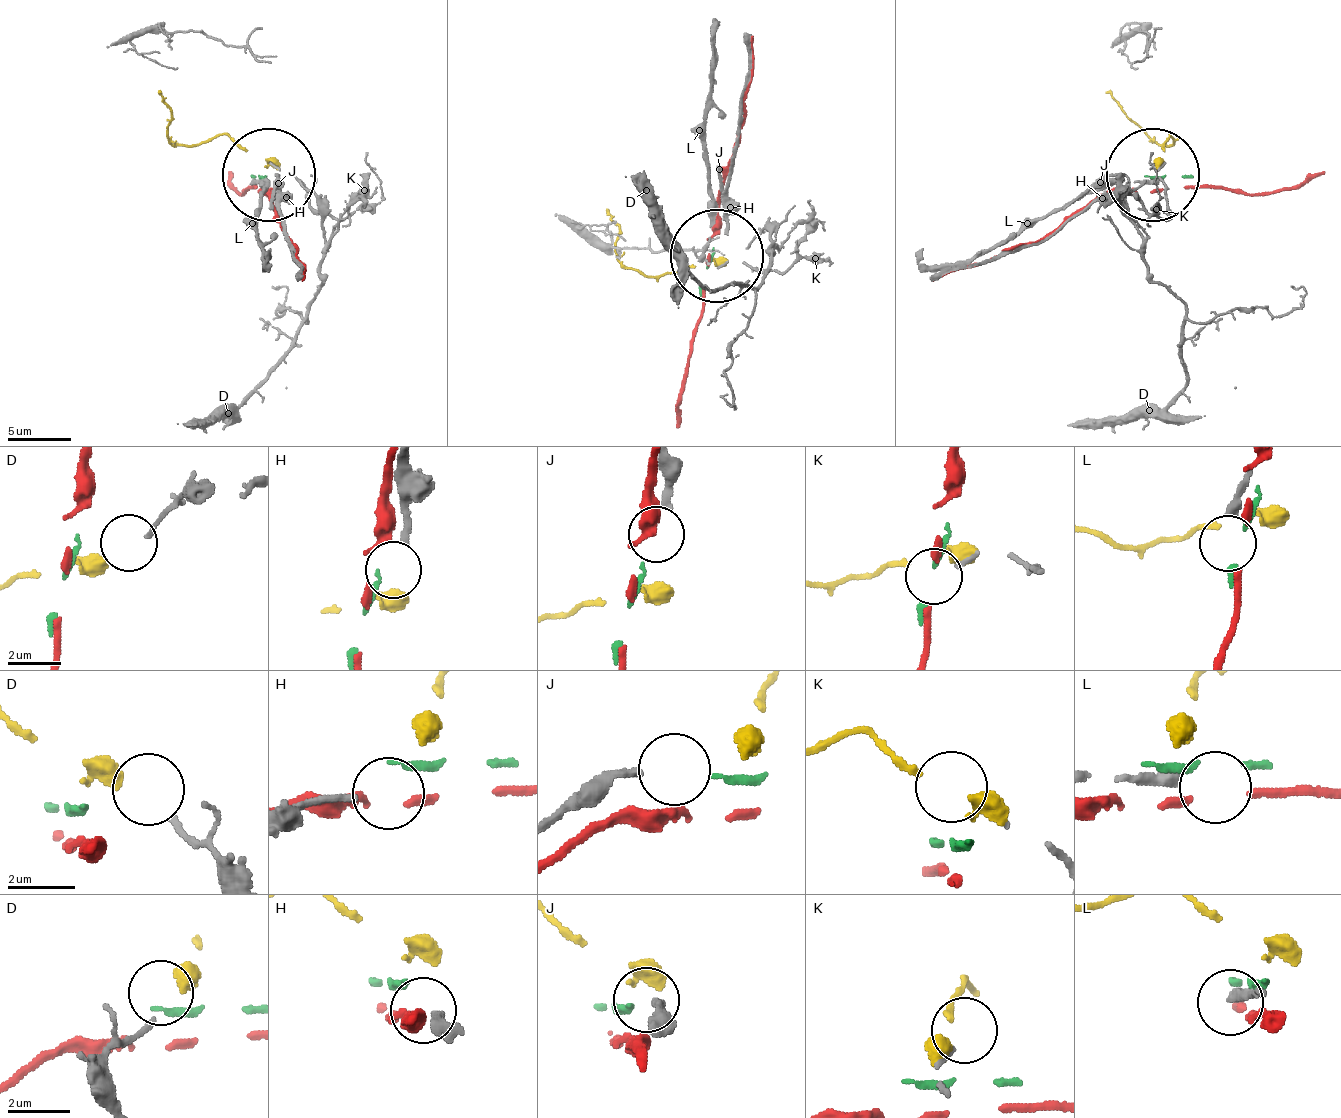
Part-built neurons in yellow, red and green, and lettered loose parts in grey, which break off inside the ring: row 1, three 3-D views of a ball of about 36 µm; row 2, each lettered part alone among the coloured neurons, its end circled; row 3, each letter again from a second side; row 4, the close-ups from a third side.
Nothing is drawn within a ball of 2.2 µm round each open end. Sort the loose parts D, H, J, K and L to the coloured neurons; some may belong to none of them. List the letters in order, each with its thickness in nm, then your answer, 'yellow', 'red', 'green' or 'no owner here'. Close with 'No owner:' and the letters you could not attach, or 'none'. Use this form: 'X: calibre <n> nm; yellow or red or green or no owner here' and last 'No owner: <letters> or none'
D: calibre 170 nm; yellow
H: calibre 240 nm; no owner here
J: calibre 260 nm; green
K: calibre 160 nm; no owner here
L: calibre 340 nm; no owner here
No owner: H, K, L

